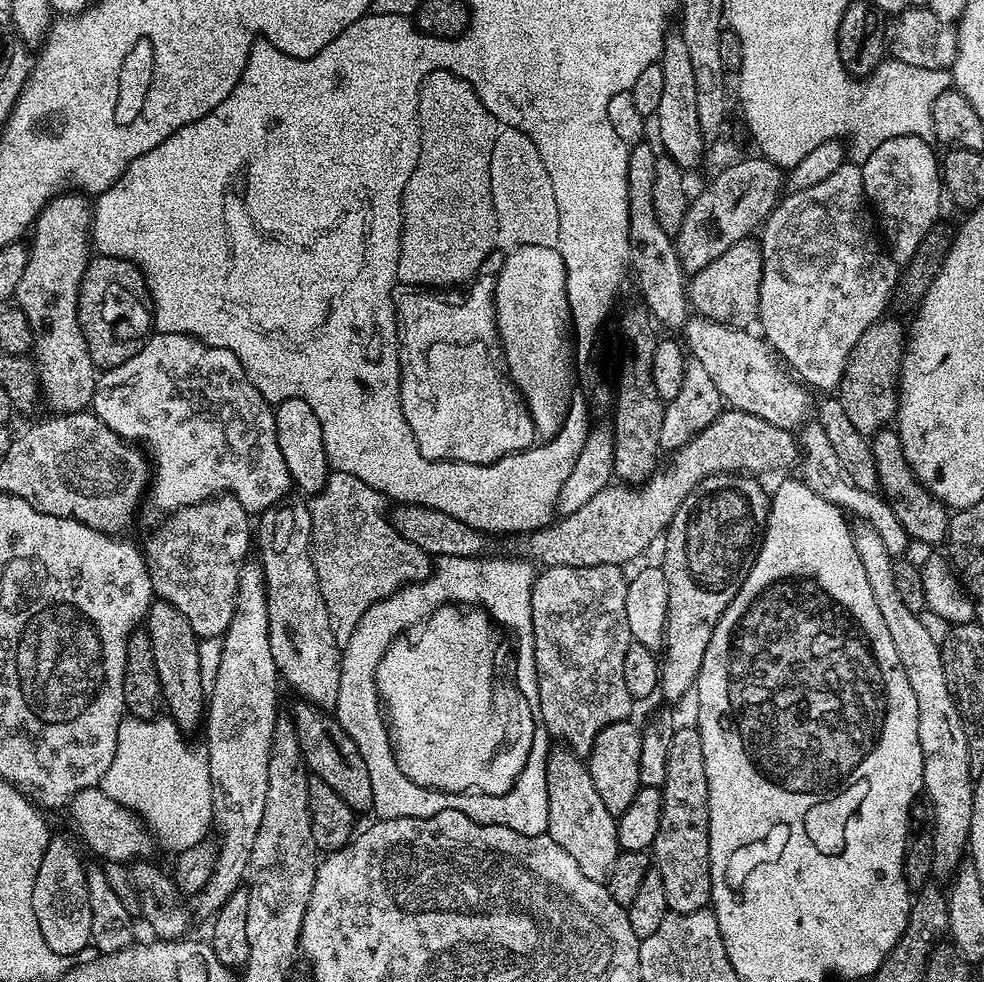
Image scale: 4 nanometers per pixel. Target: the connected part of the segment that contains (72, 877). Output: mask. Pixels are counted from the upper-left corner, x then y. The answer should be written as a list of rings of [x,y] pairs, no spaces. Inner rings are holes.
[[[53,835],[48,849],[42,854],[42,866],[34,878],[34,918],[38,918],[40,940],[56,956],[76,956],[89,947],[90,890],[86,884],[86,863],[80,857],[81,849],[71,844],[64,836]]]

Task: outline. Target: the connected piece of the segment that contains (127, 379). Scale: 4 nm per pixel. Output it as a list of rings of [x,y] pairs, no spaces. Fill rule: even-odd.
[[[156,332],[148,337],[148,340],[122,366],[101,371],[96,378],[96,389],[92,395],[90,411],[102,421],[114,434],[118,434],[122,439],[129,442],[139,442],[141,445],[148,444],[147,451],[150,453],[151,463],[154,465],[154,475],[150,480],[150,500],[156,508],[161,508],[164,514],[171,514],[178,508],[185,508],[191,504],[200,504],[203,500],[211,500],[217,494],[227,494],[238,498],[242,506],[250,514],[259,514],[271,508],[273,504],[279,504],[285,499],[288,488],[293,487],[290,470],[286,468],[286,461],[282,456],[282,451],[278,446],[278,438],[275,437],[275,414],[267,400],[258,394],[258,390],[246,378],[238,358],[229,348],[209,348],[201,340],[195,340],[193,336],[178,334],[177,332]]]

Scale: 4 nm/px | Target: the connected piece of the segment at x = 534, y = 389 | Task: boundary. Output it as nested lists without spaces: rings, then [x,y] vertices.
[[[522,246],[513,247],[512,253],[500,264],[500,273],[495,273],[496,282],[496,329],[500,335],[500,345],[504,347],[504,357],[508,363],[508,373],[512,376],[512,381],[516,383],[516,389],[524,398],[524,404],[528,407],[530,418],[536,427],[537,437],[551,438],[556,431],[564,425],[564,419],[568,417],[570,405],[568,405],[568,395],[572,392],[572,352],[574,356],[574,344],[570,339],[570,317],[568,314],[568,299],[566,298],[566,274],[564,273],[564,263],[560,257],[560,252],[556,247],[550,246]]]

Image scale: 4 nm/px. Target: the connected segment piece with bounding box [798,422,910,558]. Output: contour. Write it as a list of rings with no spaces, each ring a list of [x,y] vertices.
[[[815,422],[805,423],[799,433],[798,443],[802,453],[798,461],[798,469],[800,468],[801,472],[799,475],[804,483],[810,486],[810,490],[826,498],[826,502],[843,510],[849,517],[856,516],[852,518],[874,526],[874,530],[878,532],[878,538],[882,538],[882,543],[886,545],[888,553],[893,558],[899,557],[903,553],[900,551],[910,544],[908,532],[900,525],[894,510],[888,505],[883,495],[870,490],[862,490],[862,486],[854,486],[854,482],[850,480],[850,474],[842,470],[842,462],[838,462],[837,455],[834,454],[830,442],[826,439],[826,430],[822,430],[822,426]]]

